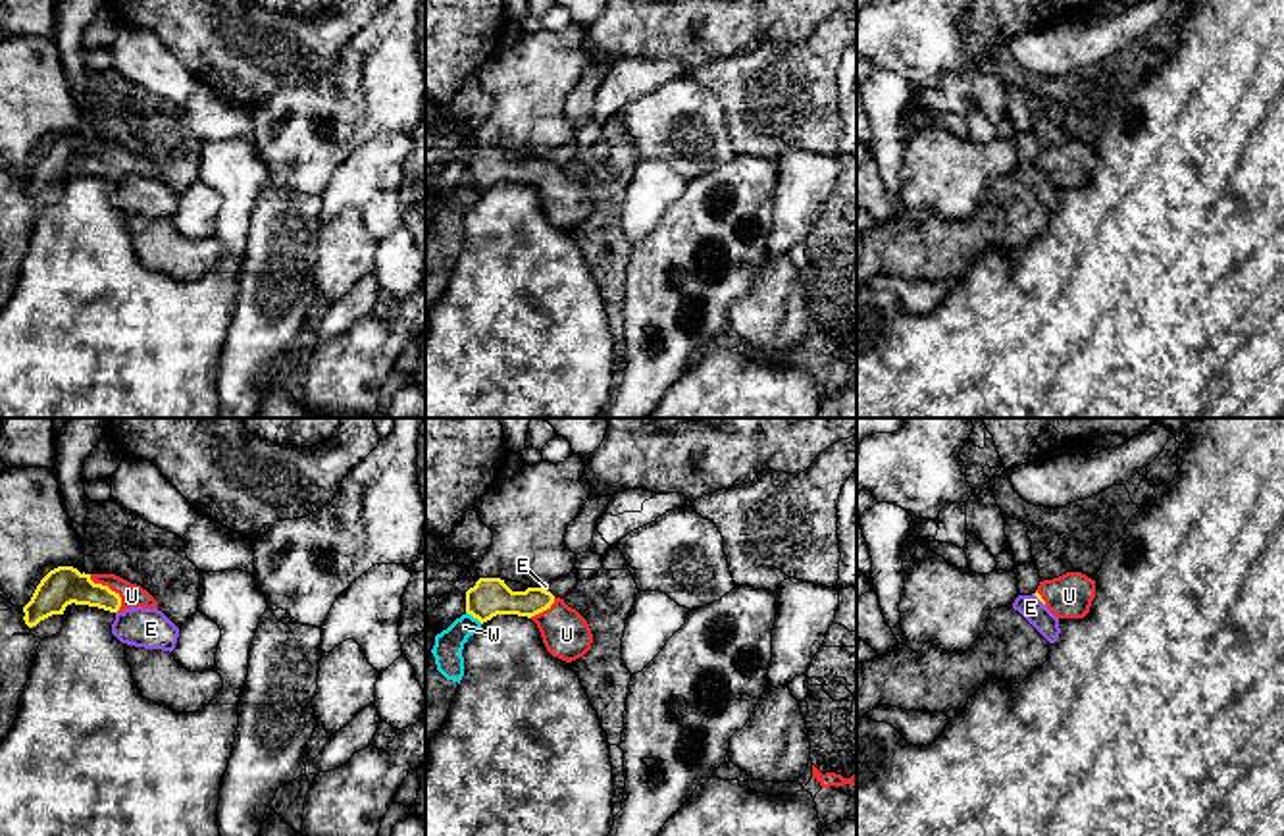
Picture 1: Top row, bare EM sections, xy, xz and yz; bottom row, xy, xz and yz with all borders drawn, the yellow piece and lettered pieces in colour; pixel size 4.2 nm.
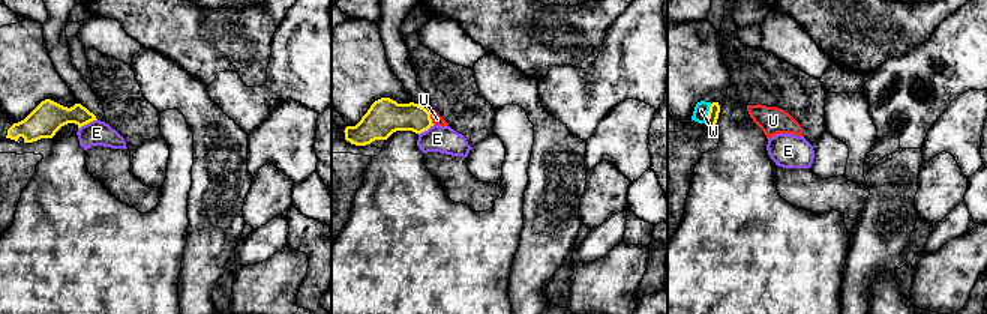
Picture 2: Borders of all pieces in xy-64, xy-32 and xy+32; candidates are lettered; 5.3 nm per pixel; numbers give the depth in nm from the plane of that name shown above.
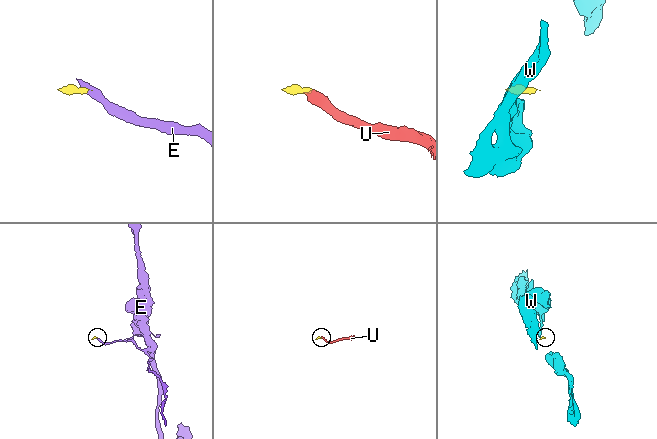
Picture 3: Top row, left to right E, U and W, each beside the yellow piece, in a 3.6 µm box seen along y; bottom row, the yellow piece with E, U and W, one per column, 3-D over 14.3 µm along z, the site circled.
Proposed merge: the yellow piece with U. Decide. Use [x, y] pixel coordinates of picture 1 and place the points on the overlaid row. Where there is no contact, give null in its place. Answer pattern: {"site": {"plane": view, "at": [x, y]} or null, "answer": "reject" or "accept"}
{"site": {"plane": "xy", "at": [108, 588]}, "answer": "accept"}

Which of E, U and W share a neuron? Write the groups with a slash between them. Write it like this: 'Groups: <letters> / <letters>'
Groups: E / U / W

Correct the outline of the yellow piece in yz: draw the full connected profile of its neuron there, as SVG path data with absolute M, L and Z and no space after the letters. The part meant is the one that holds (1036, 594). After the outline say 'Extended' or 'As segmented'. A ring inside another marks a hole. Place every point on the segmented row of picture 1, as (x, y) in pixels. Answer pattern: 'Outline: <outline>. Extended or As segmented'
Outline: M1066 572L1040 582L1034 593L1057 618L1084 618L1095 597L1095 580L1082 572Z. Extended

